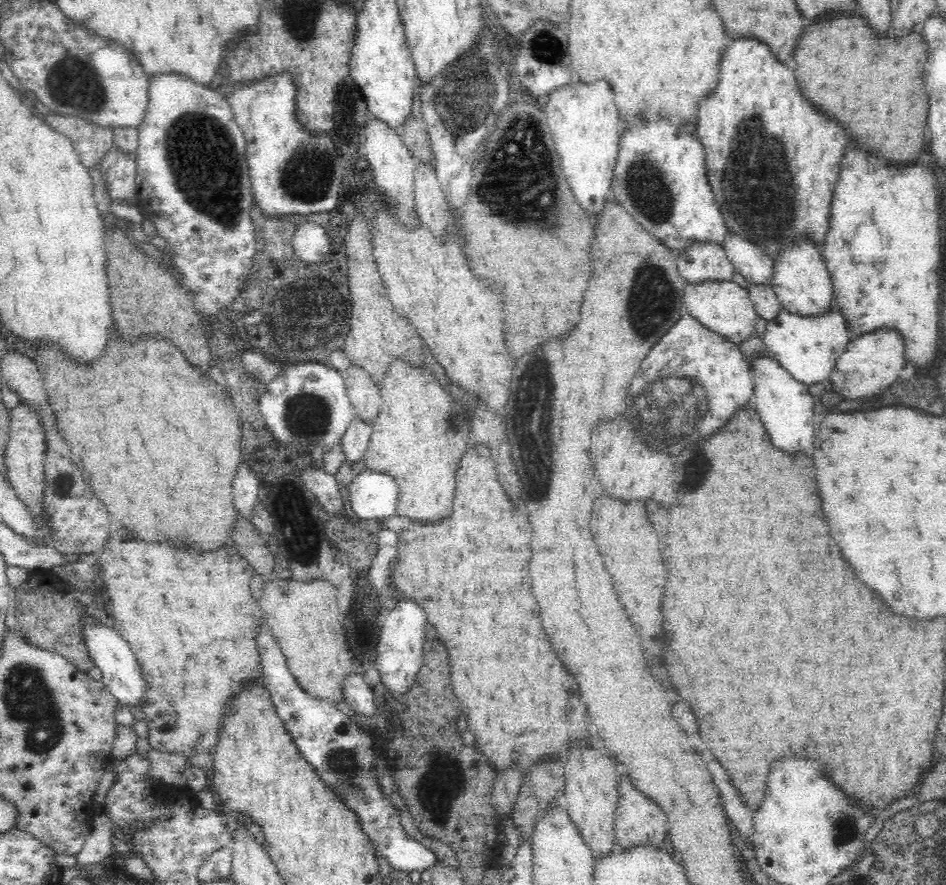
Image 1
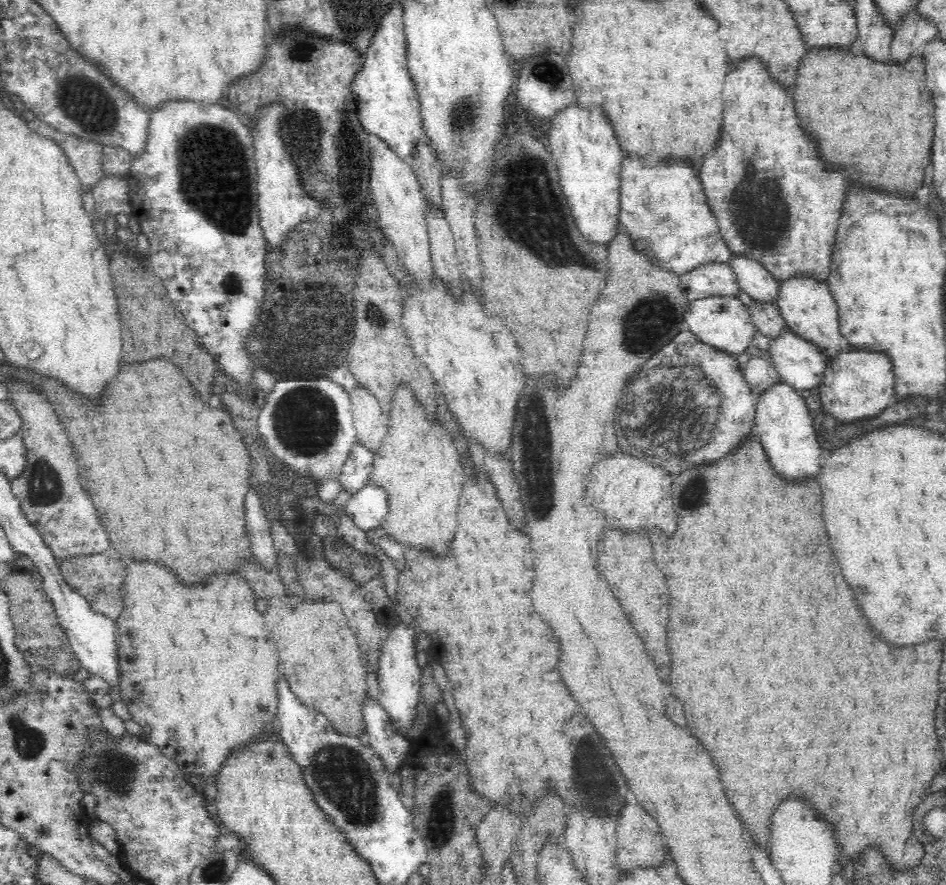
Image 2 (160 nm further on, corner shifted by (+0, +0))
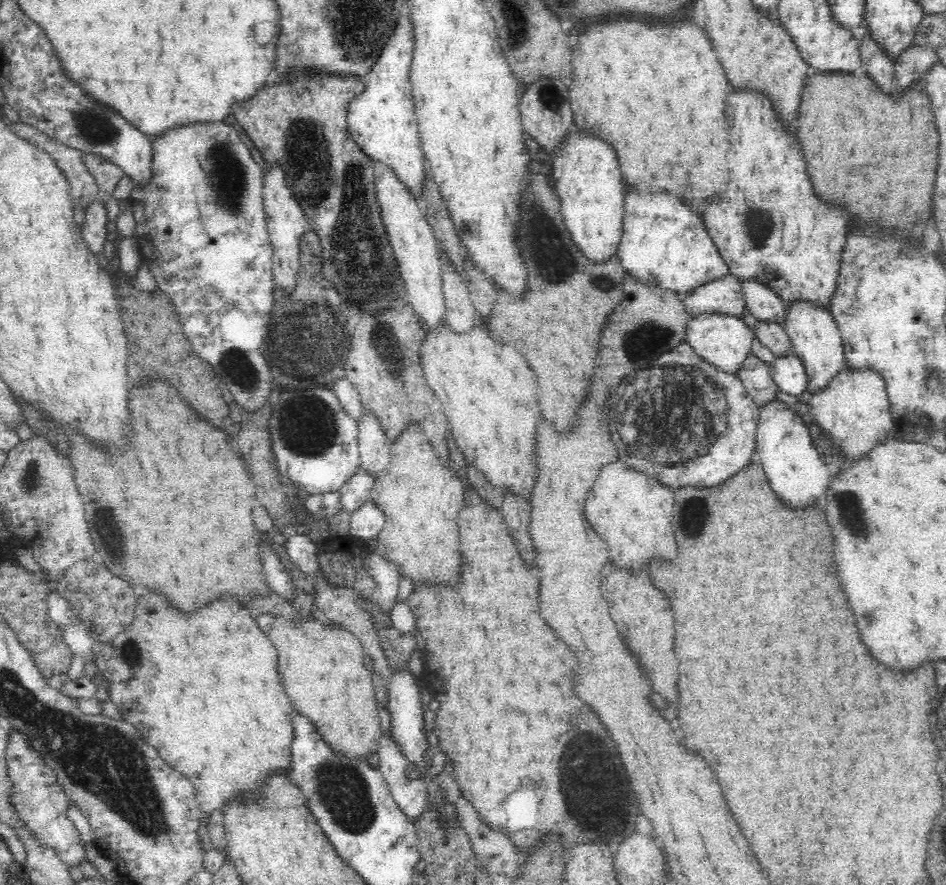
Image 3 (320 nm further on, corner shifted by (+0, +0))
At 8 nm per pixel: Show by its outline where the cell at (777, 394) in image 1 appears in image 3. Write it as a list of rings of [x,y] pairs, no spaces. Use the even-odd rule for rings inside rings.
[[[772,399],[759,407],[759,421],[755,434],[755,459],[764,467],[774,492],[786,498],[788,504],[808,504],[824,494],[833,475],[833,467],[822,461],[808,429],[808,419],[800,417],[790,404]]]

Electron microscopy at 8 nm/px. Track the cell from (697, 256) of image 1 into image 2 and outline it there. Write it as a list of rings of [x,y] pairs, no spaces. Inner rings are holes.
[[[706,261],[680,275],[681,289],[688,302],[708,296],[737,296],[739,284],[729,263]]]

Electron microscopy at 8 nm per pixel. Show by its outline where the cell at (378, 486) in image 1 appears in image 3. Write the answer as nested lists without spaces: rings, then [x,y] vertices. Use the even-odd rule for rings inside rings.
[[[370,498],[352,511],[351,516],[349,534],[356,539],[364,540],[365,544],[373,545],[385,523],[382,509]]]

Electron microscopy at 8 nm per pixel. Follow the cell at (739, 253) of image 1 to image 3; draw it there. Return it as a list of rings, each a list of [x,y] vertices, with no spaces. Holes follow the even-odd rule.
[[[744,279],[741,281],[745,306],[756,320],[774,321],[780,324],[785,322],[785,303],[777,292],[766,286],[758,279]]]

